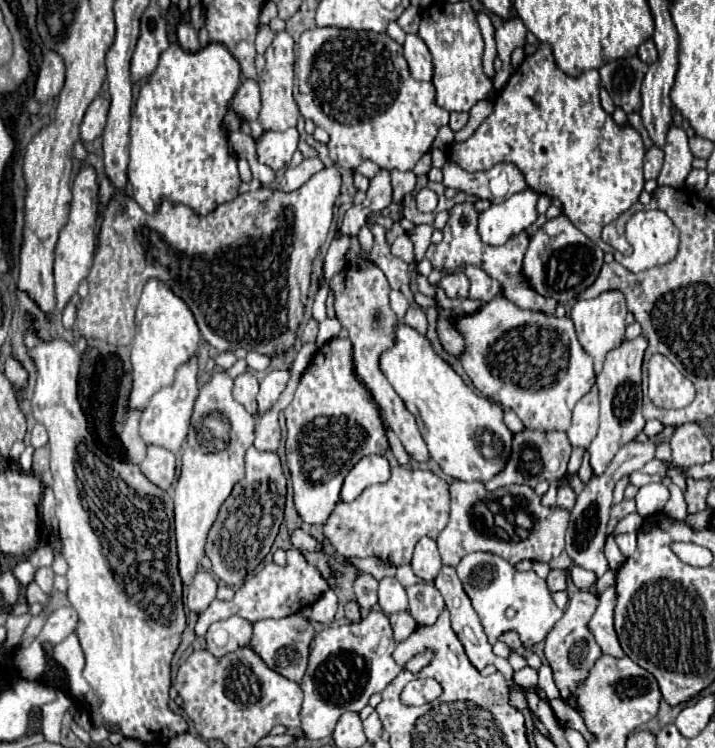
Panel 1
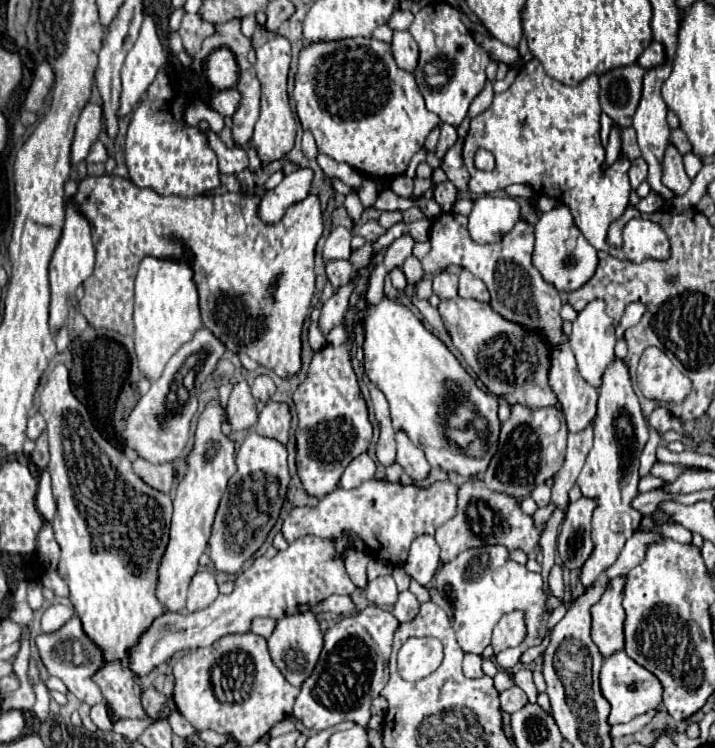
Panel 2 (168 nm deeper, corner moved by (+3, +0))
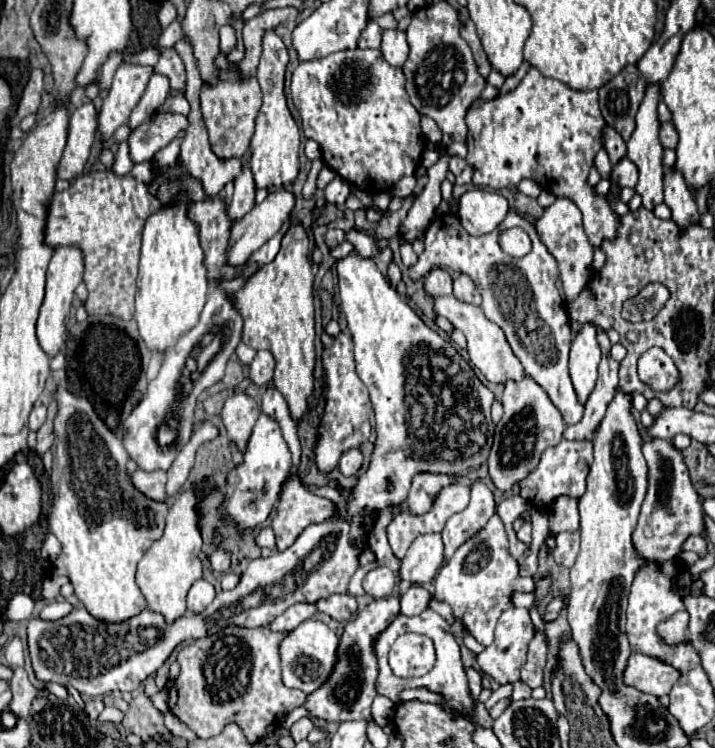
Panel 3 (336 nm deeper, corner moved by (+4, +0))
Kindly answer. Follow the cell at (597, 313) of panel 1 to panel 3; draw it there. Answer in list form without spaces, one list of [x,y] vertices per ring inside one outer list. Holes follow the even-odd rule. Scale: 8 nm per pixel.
[[[587,322],[575,336],[569,354],[569,376],[581,404],[587,402],[589,394],[595,388],[599,360],[601,360],[601,350],[597,344],[595,326]]]

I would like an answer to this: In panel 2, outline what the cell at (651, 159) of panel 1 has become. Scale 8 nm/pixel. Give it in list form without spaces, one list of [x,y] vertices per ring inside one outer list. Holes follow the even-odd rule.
[[[644,158],[632,160],[632,168],[630,168],[628,176],[630,176],[632,188],[636,190],[636,188],[646,180],[646,176],[648,176],[648,164],[646,164],[646,160],[644,160]]]

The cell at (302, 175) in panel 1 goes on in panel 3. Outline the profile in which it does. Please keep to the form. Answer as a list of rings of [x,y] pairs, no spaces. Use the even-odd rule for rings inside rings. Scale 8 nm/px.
[[[277,188],[271,190],[269,196],[257,204],[249,214],[245,214],[231,230],[231,238],[229,238],[229,248],[227,248],[227,264],[229,266],[239,266],[247,262],[247,256],[251,256],[251,252],[255,252],[257,248],[261,248],[271,236],[275,236],[275,232],[279,232],[279,228],[283,226],[285,220],[291,218],[295,206],[295,196],[285,190],[285,188]]]

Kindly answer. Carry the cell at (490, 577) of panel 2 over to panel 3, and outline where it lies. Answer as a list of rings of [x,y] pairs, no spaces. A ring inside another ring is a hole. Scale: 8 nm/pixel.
[[[497,514],[489,518],[489,522],[471,536],[465,544],[457,548],[453,558],[441,566],[435,578],[435,596],[447,602],[453,608],[453,616],[469,628],[469,632],[477,638],[479,644],[489,646],[493,642],[493,630],[499,614],[511,606],[511,594],[515,590],[533,590],[531,578],[519,576],[517,560],[509,554],[509,540],[505,526]]]

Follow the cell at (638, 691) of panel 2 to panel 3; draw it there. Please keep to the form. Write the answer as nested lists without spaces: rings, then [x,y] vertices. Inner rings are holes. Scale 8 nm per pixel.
[[[633,652],[627,664],[627,672],[623,674],[623,680],[625,684],[639,688],[641,692],[663,696],[669,694],[669,690],[677,684],[679,670],[659,658]]]

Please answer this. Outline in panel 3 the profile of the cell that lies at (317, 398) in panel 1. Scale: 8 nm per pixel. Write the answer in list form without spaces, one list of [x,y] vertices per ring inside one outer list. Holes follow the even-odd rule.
[[[339,334],[335,344],[331,348],[325,348],[323,352],[323,368],[327,374],[327,404],[325,404],[325,416],[319,426],[319,444],[315,448],[315,460],[321,472],[331,472],[339,464],[339,456],[343,454],[343,442],[345,438],[361,426],[369,414],[371,414],[371,402],[365,384],[359,380],[355,372],[355,360],[353,360],[353,340],[349,334]]]

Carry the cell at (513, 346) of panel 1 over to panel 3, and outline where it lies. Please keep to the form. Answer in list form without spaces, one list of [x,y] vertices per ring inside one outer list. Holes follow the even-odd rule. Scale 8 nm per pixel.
[[[439,296],[433,298],[433,312],[439,316],[445,316],[457,330],[461,330],[467,336],[467,350],[471,356],[471,364],[479,368],[479,372],[489,382],[507,382],[507,380],[519,380],[523,376],[523,368],[519,360],[515,360],[515,354],[511,348],[507,348],[507,342],[503,340],[503,330],[497,324],[491,324],[481,308],[475,308],[473,304],[463,304],[455,296]]]

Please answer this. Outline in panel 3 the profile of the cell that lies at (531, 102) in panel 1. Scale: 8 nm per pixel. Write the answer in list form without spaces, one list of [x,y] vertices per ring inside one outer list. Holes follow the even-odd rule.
[[[529,68],[523,82],[507,96],[497,96],[493,100],[475,100],[467,112],[467,164],[475,168],[473,184],[483,188],[515,188],[523,178],[535,180],[543,190],[553,192],[555,196],[567,196],[575,200],[583,212],[583,226],[589,236],[589,242],[599,248],[603,238],[615,236],[615,224],[619,224],[617,214],[609,208],[605,196],[597,196],[591,186],[587,186],[589,170],[593,168],[593,158],[603,146],[605,120],[599,112],[597,92],[579,92],[571,90],[567,84],[545,78],[537,68]]]

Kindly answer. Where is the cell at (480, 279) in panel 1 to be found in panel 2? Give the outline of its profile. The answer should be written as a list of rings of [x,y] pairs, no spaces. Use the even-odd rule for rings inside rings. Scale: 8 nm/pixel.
[[[462,270],[462,274],[460,274],[458,296],[460,298],[474,298],[480,302],[490,302],[490,294],[486,290],[486,284],[480,278],[472,276],[472,272],[468,272],[468,270]]]

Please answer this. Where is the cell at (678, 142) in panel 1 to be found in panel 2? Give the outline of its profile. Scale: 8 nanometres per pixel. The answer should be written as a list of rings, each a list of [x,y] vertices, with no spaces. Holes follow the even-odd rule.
[[[668,146],[662,160],[662,184],[666,184],[676,196],[682,196],[690,188],[690,178],[684,172],[682,154],[676,146]]]

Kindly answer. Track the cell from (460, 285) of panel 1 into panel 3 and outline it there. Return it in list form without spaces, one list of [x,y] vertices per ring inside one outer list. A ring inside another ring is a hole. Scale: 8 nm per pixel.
[[[433,268],[425,276],[425,292],[433,298],[443,296],[443,294],[451,294],[451,276],[447,274],[447,270]]]

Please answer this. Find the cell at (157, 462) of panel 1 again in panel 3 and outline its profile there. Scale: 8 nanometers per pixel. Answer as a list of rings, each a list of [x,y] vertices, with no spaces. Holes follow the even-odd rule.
[[[135,470],[135,474],[131,476],[131,482],[141,494],[145,494],[151,500],[157,500],[157,502],[165,502],[167,500],[167,494],[165,494],[167,476],[165,476],[165,472]]]

